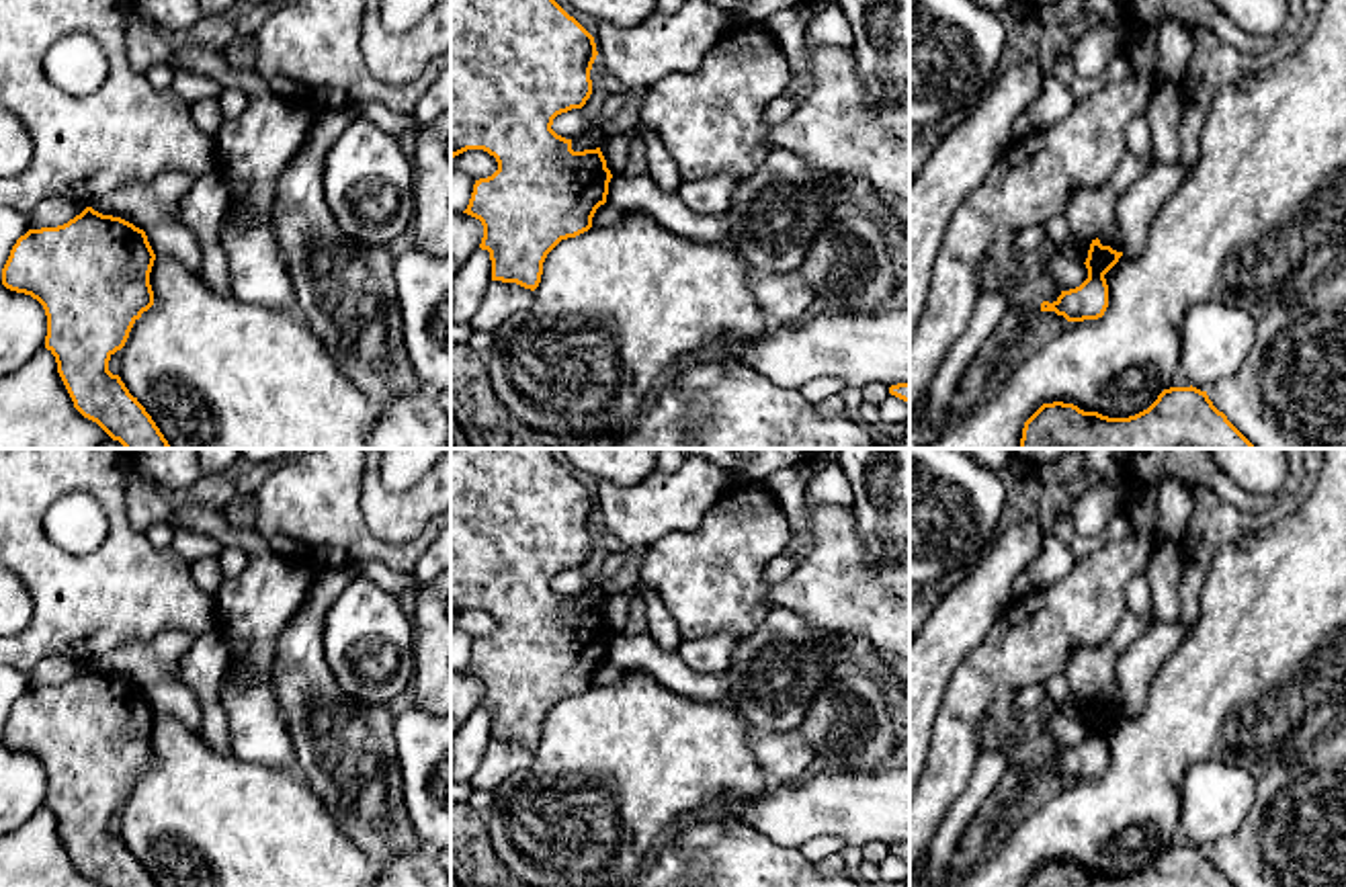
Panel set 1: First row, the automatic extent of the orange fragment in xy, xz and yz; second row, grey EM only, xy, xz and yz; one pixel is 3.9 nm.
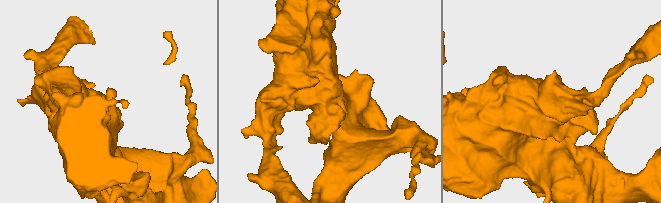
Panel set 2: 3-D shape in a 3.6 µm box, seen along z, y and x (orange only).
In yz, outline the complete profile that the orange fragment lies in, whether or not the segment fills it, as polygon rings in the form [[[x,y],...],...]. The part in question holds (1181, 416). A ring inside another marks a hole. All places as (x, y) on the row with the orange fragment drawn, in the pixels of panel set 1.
[[[1170,387],[1143,412],[1108,418],[1074,404],[1043,404],[1018,449],[1258,449],[1196,387]]]

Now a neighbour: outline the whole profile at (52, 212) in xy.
[[[47,197],[27,213],[27,227],[29,229],[57,227],[57,225],[68,223],[82,211],[84,211],[84,207],[80,207],[68,199]]]

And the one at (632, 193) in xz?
[[[647,174],[613,176],[606,201],[623,211],[643,211],[680,238],[699,244],[729,244],[729,227],[723,217],[688,209],[678,193],[664,193]]]

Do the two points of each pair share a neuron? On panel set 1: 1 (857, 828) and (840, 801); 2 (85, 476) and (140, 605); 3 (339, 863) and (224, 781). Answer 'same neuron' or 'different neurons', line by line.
1: same neuron
2: same neuron
3: same neuron

